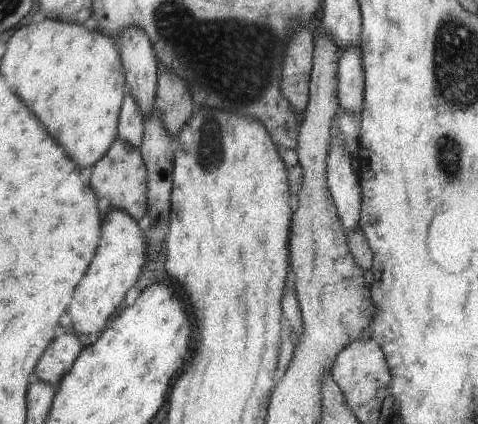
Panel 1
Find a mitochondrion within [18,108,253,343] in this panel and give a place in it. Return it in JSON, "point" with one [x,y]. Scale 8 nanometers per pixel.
{"point":[210,157]}

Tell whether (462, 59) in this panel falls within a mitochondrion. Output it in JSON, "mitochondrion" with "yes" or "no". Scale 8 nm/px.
{"mitochondrion":"yes"}

